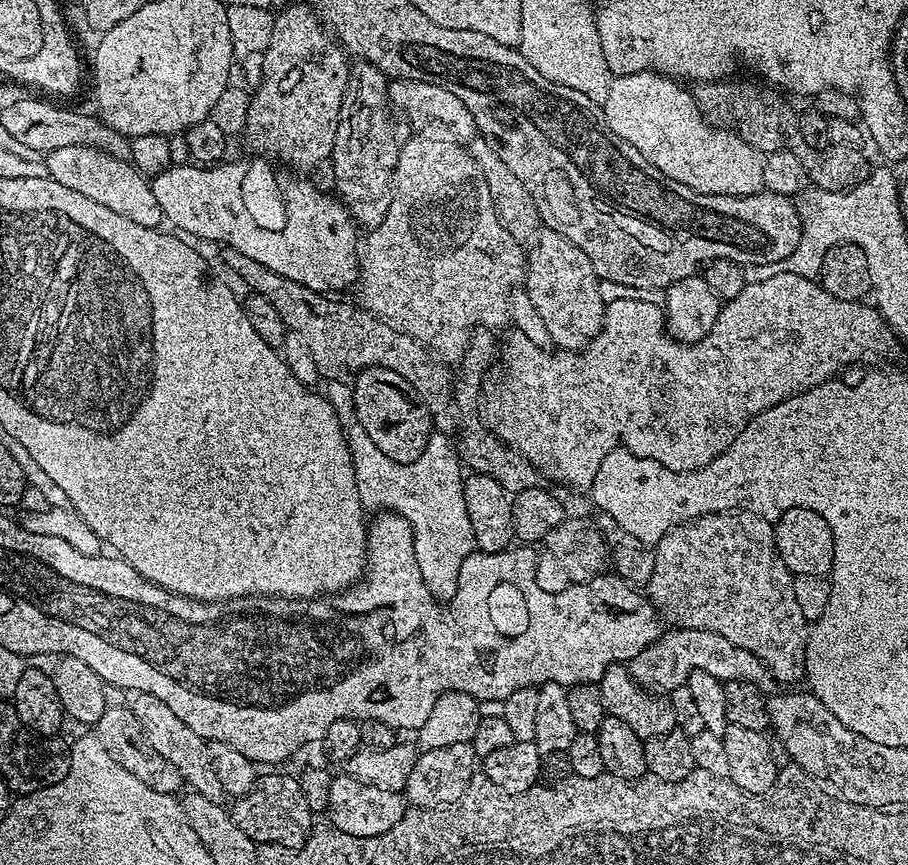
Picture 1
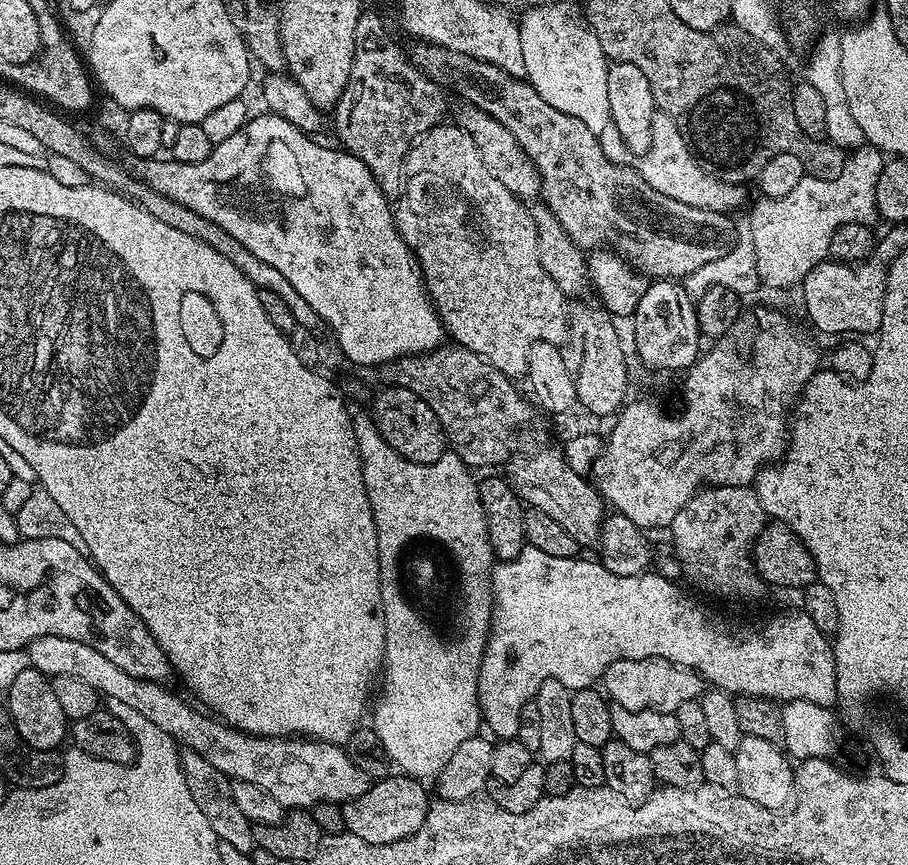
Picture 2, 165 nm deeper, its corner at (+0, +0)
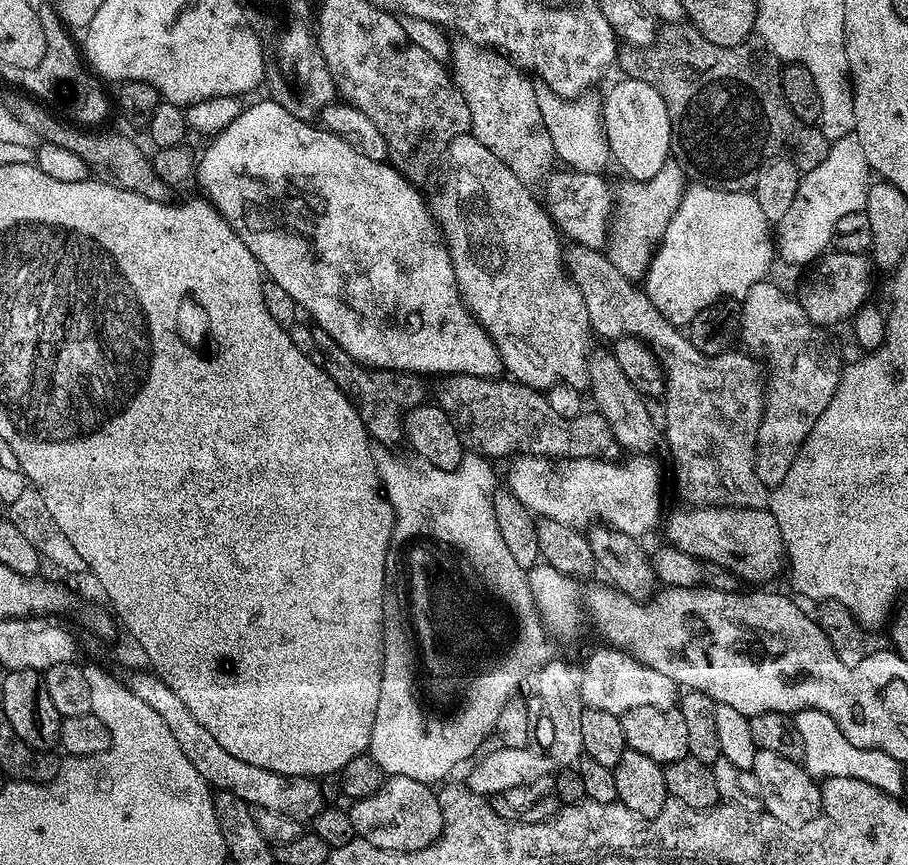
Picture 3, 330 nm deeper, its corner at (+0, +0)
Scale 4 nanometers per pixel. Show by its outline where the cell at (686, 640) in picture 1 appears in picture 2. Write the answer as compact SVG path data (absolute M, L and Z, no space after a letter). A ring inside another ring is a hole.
M619 660L605 670L602 691L612 704L626 710L654 710L675 714L682 702L699 700L706 691L706 681L690 668L665 660Z

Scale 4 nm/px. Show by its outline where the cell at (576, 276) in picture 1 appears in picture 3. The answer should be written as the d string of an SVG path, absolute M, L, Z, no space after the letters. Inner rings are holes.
M611 354L604 356L593 355L588 361L588 380L590 383L590 393L595 411L610 422L610 430L614 430L616 441L620 443L621 449L625 453L635 454L640 458L655 457L655 452L662 448L662 432L652 421L652 416L648 413L649 401L640 395L626 374L622 374L622 368L618 366L616 359Z

